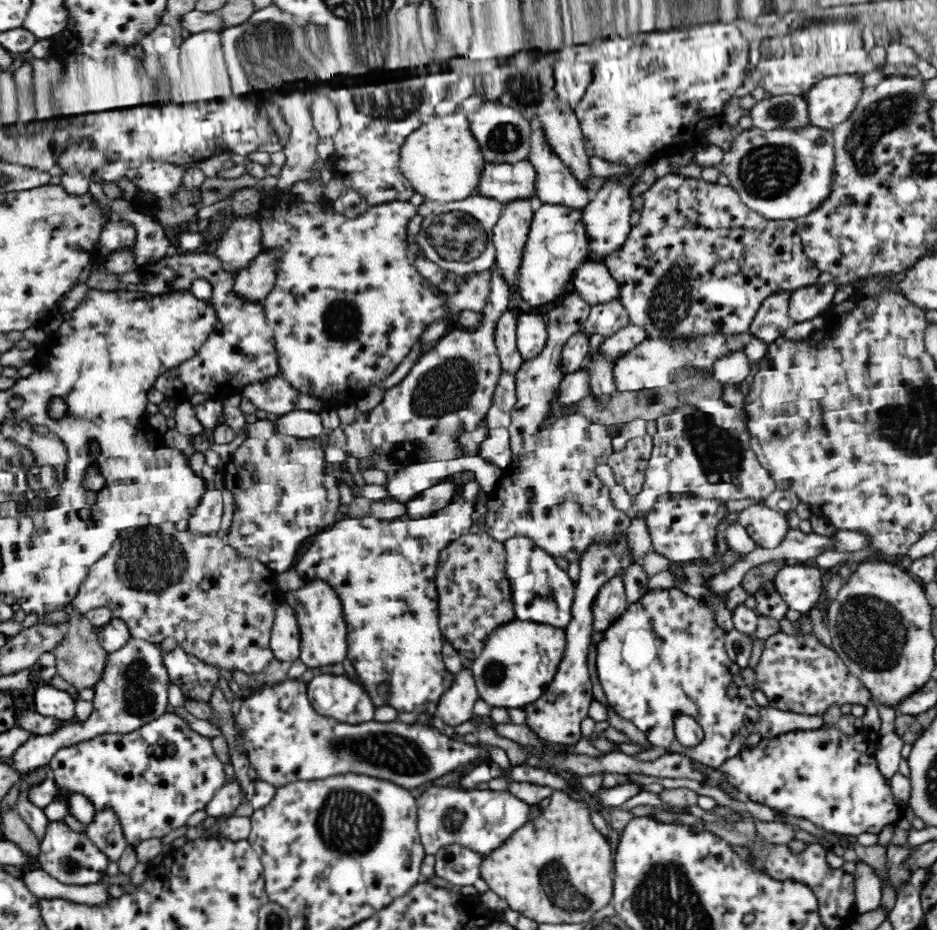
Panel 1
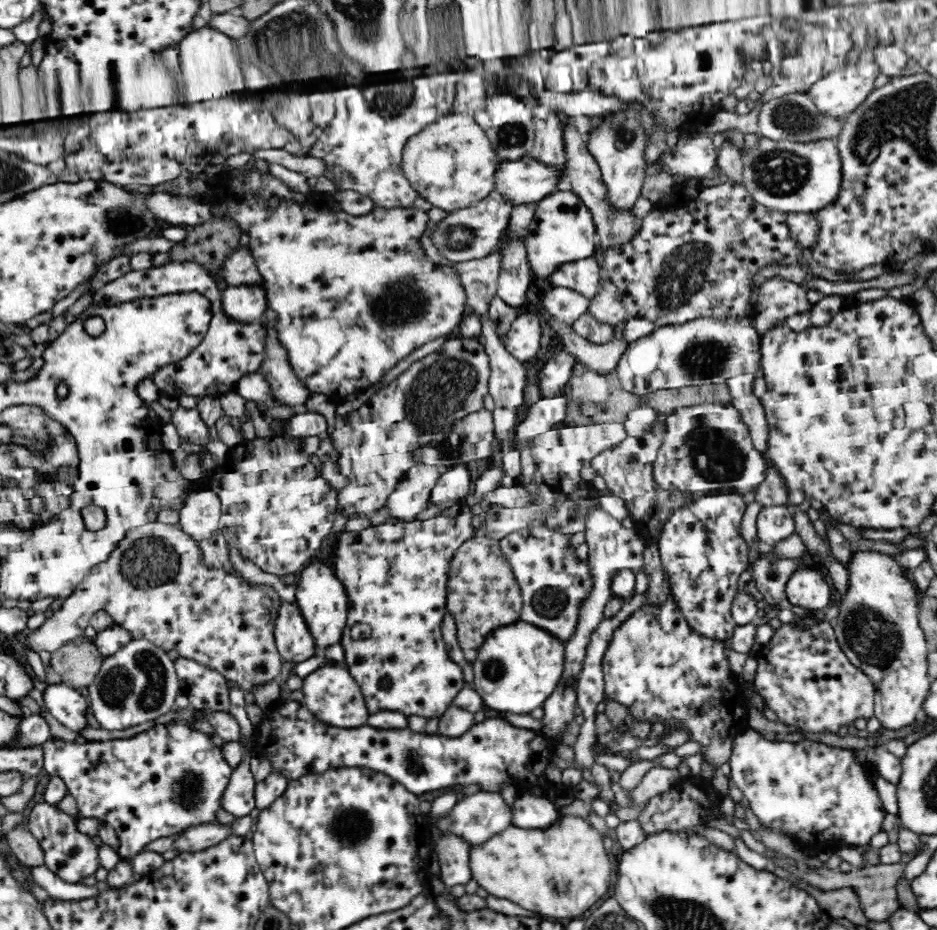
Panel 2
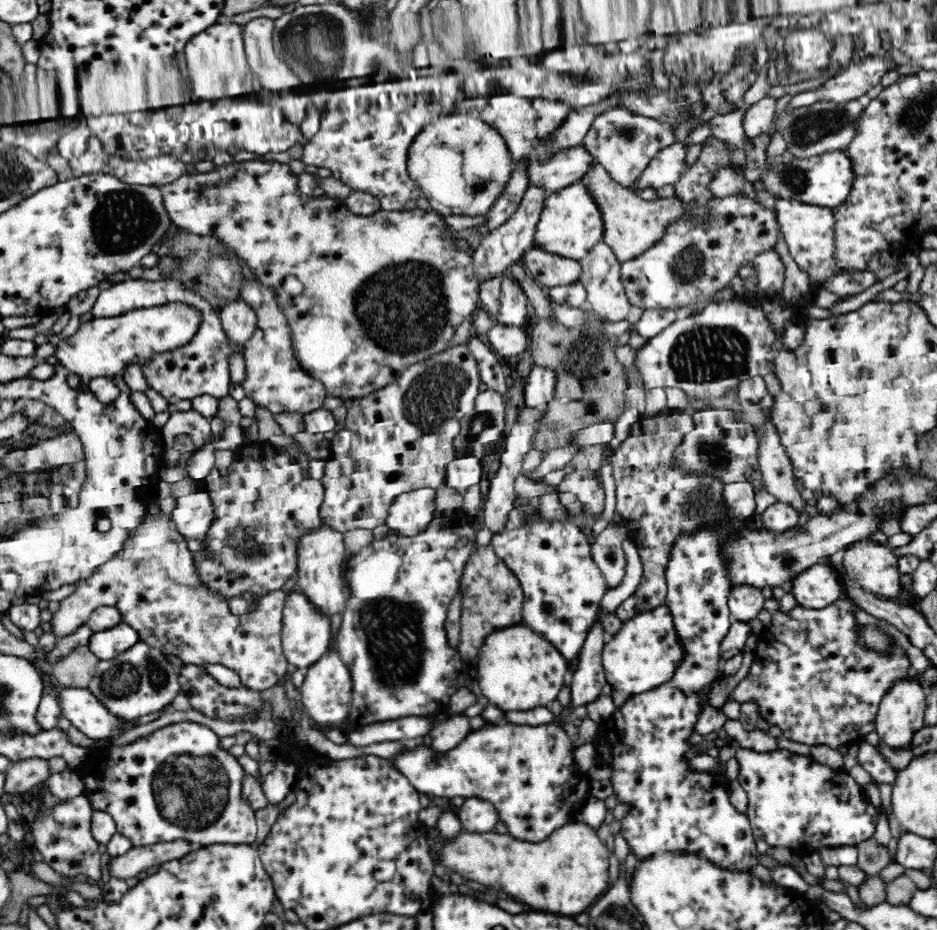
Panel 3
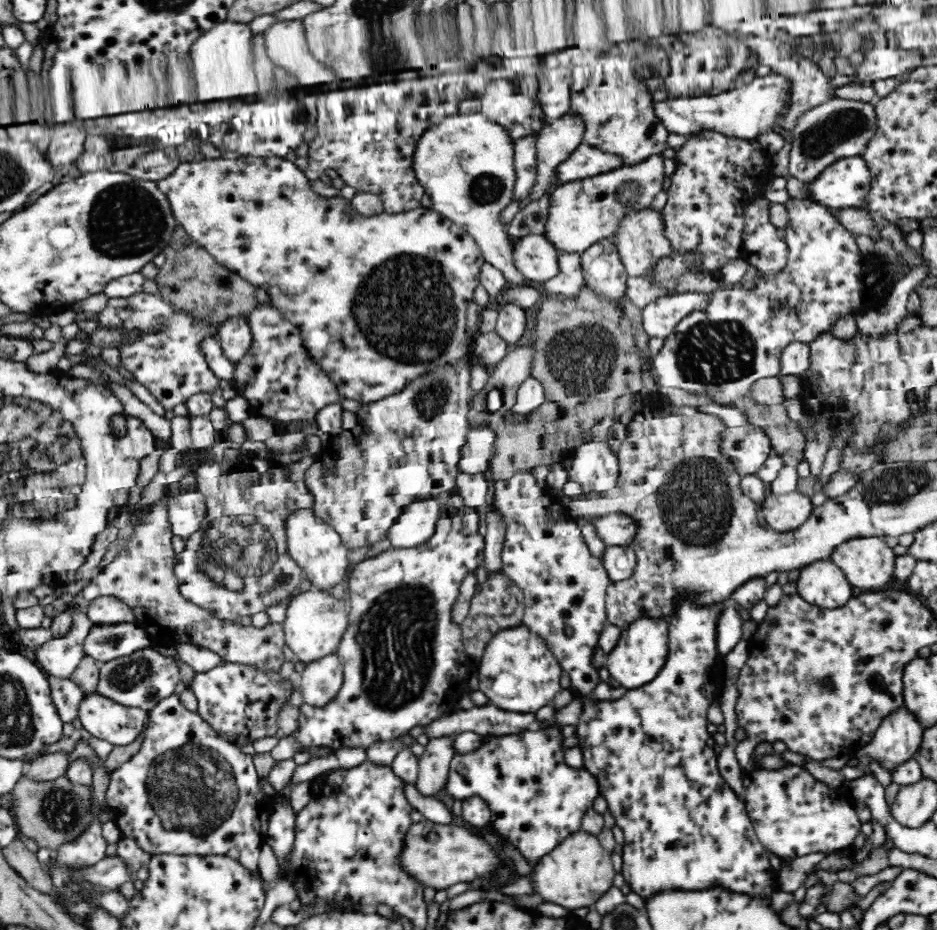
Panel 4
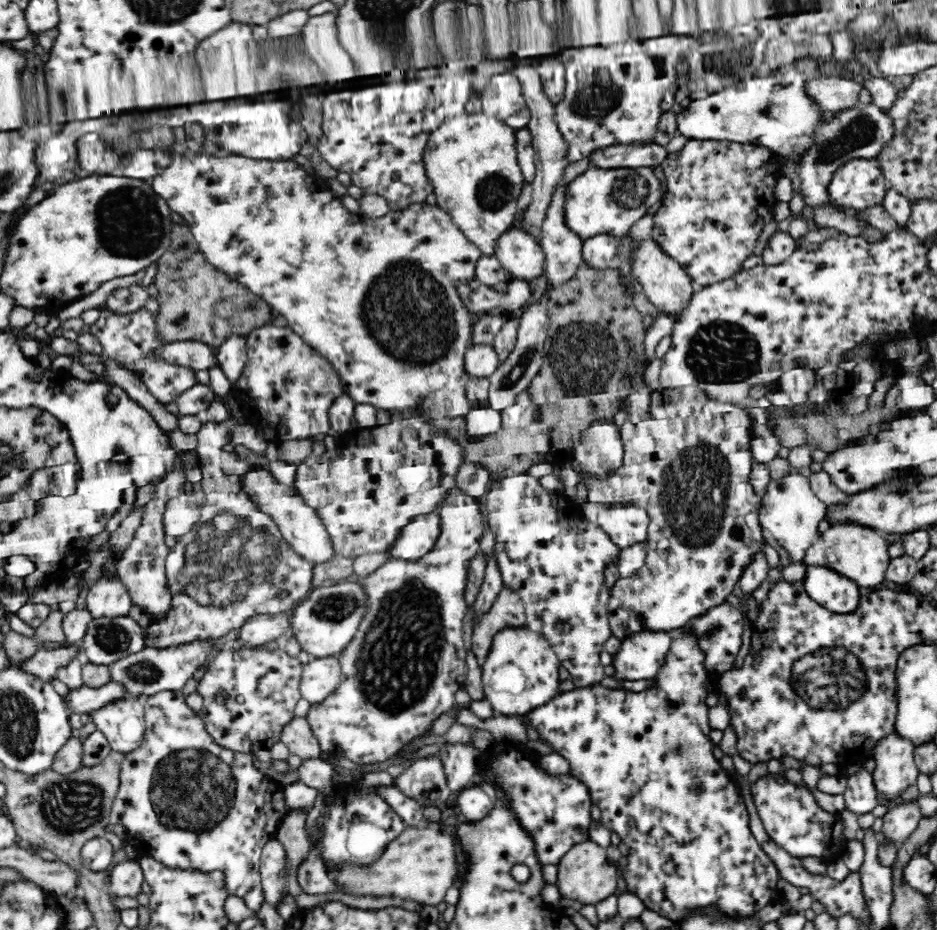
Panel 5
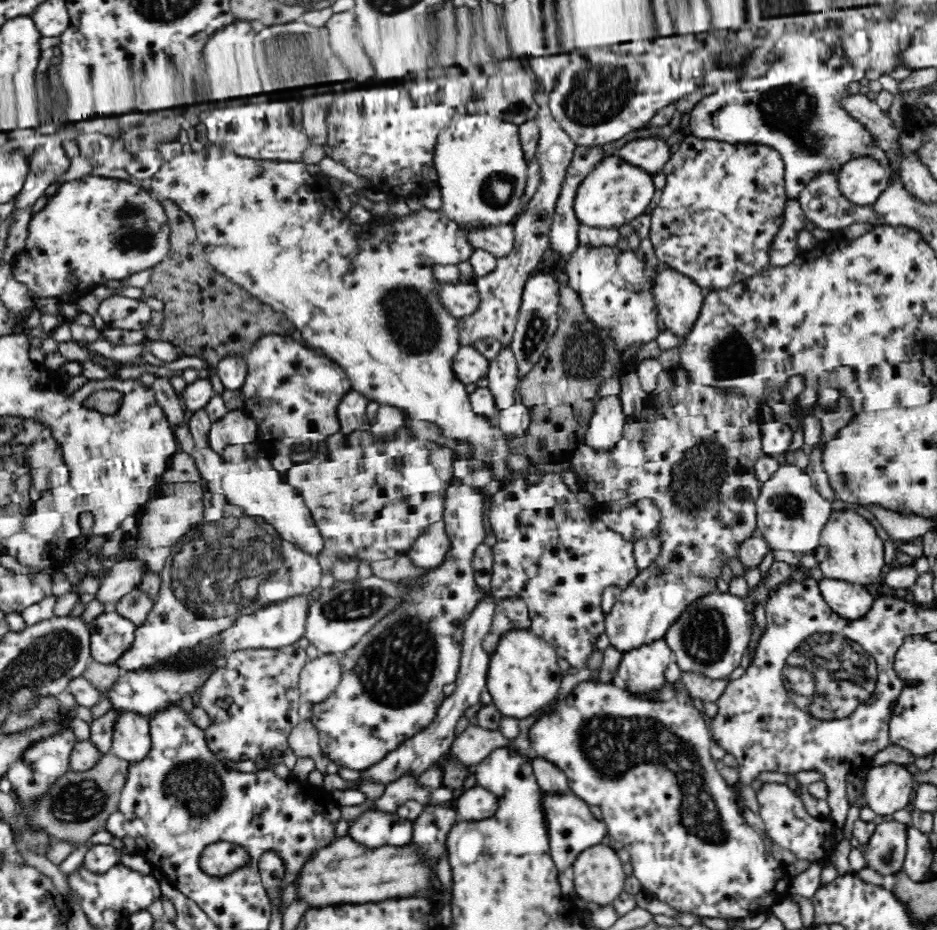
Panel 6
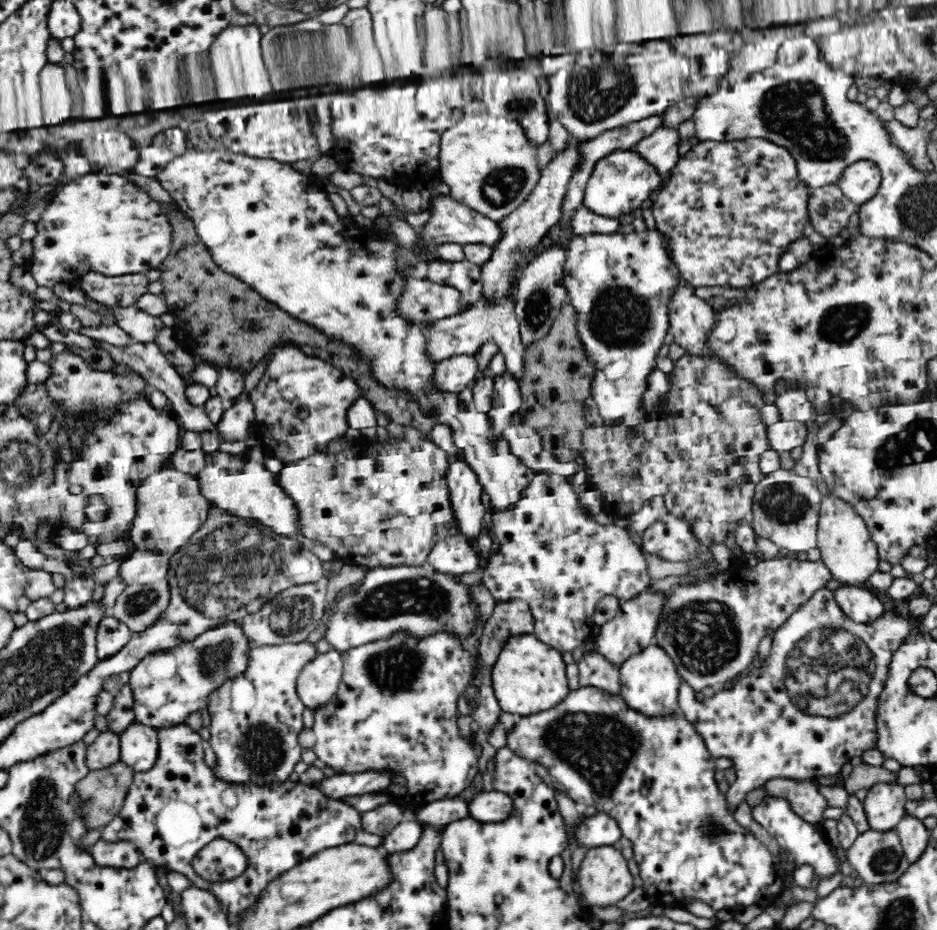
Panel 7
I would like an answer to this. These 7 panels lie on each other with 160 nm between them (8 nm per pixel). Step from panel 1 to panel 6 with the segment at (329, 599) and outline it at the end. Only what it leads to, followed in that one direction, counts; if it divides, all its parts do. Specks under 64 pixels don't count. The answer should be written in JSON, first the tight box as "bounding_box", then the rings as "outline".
{"bounding_box":[172,412,324,557],"outline":[[[186,412],[184,422],[172,424],[172,433],[176,437],[179,450],[194,459],[194,465],[201,478],[205,480],[209,491],[223,494],[229,504],[240,507],[248,516],[264,518],[277,530],[282,540],[291,542],[298,550],[315,557],[321,554],[324,551],[323,536],[316,526],[311,510],[297,490],[287,483],[284,475],[274,469],[268,453],[263,452],[254,459],[245,458],[239,463],[227,463],[216,451],[208,447],[200,449],[195,445],[189,429],[190,416],[191,412]]]}

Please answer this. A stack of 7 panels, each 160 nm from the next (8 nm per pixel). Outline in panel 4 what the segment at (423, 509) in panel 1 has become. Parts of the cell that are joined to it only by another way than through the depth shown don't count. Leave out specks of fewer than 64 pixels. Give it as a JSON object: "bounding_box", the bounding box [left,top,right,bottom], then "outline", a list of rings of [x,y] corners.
{"bounding_box":[458,429,496,475],"outline":[[[492,429],[469,430],[462,446],[458,472],[468,475],[485,474],[488,460],[495,453],[496,434]]]}

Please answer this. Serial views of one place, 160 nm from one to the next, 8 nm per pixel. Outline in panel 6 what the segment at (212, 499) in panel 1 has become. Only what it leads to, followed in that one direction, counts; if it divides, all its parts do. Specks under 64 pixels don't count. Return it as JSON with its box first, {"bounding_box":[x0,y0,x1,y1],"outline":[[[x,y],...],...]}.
{"bounding_box":[139,478,207,549],"outline":[[[203,478],[197,481],[185,481],[175,485],[164,485],[161,495],[144,504],[139,515],[139,540],[145,542],[149,549],[161,547],[174,547],[176,542],[198,525],[203,518],[203,492],[207,488]]]}

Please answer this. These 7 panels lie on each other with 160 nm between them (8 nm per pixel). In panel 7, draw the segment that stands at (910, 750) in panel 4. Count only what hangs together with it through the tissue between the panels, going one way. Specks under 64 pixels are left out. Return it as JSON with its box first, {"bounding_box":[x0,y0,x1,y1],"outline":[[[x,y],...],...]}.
{"bounding_box":[863,782,906,830],"outline":[[[876,782],[867,789],[863,807],[871,830],[893,830],[906,815],[906,792],[898,782]]]}

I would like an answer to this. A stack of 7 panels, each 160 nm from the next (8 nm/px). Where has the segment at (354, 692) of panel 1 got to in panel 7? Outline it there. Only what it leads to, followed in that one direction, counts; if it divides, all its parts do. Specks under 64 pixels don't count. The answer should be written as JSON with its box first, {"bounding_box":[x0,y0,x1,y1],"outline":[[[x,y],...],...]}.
{"bounding_box":[297,649,343,709],"outline":[[[331,649],[318,654],[300,671],[297,694],[304,706],[316,709],[334,699],[343,678],[342,653]]]}

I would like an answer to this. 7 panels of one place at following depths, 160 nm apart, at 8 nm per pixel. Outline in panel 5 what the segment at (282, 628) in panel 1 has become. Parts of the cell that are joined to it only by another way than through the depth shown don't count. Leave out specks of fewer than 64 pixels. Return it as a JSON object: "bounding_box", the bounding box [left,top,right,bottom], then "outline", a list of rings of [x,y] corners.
{"bounding_box":[290,583,368,658],"outline":[[[360,583],[316,588],[290,611],[292,637],[310,658],[338,656],[354,638],[367,609],[368,601]]]}

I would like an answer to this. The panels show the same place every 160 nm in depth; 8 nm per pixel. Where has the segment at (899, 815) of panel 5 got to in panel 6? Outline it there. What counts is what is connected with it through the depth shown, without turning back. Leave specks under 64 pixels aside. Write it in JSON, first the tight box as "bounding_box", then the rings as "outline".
{"bounding_box":[863,818,910,876],"outline":[[[890,818],[873,827],[873,829],[874,834],[870,837],[867,847],[863,852],[865,859],[867,860],[867,866],[872,870],[876,870],[876,872],[880,872],[880,874],[885,874],[885,876],[903,870],[903,862],[905,854],[907,853],[908,830],[910,830],[909,826]]]}

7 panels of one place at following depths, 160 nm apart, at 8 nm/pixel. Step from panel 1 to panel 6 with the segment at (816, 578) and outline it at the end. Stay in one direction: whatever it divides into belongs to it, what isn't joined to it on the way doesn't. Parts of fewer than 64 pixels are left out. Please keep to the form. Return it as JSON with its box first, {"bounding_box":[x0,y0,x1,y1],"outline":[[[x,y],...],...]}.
{"bounding_box":[818,577,873,620],"outline":[[[824,577],[818,587],[830,609],[844,619],[857,620],[870,611],[873,597],[865,586]]]}

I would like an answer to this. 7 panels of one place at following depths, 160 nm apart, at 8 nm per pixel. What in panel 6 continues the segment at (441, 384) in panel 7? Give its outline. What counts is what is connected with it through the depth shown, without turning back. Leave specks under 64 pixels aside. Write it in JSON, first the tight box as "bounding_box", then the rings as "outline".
{"bounding_box":[453,344,490,388],"outline":[[[466,344],[461,346],[453,361],[453,369],[460,382],[471,388],[478,379],[487,378],[490,360],[478,353],[476,348]]]}

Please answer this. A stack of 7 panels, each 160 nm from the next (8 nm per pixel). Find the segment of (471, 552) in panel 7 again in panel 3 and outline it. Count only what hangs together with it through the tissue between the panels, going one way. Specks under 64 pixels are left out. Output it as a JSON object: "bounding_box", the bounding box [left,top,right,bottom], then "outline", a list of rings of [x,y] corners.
{"bounding_box":[385,488,436,536],"outline":[[[418,488],[394,498],[385,524],[400,536],[416,536],[434,518],[436,488]]]}

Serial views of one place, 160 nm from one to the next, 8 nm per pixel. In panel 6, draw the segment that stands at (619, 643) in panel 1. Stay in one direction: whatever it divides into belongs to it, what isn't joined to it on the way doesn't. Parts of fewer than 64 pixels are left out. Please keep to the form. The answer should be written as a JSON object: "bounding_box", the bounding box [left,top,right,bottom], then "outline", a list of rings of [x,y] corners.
{"bounding_box":[616,638,672,695],"outline":[[[665,638],[622,653],[616,675],[624,688],[638,695],[665,686],[664,670],[670,666],[672,649]]]}

